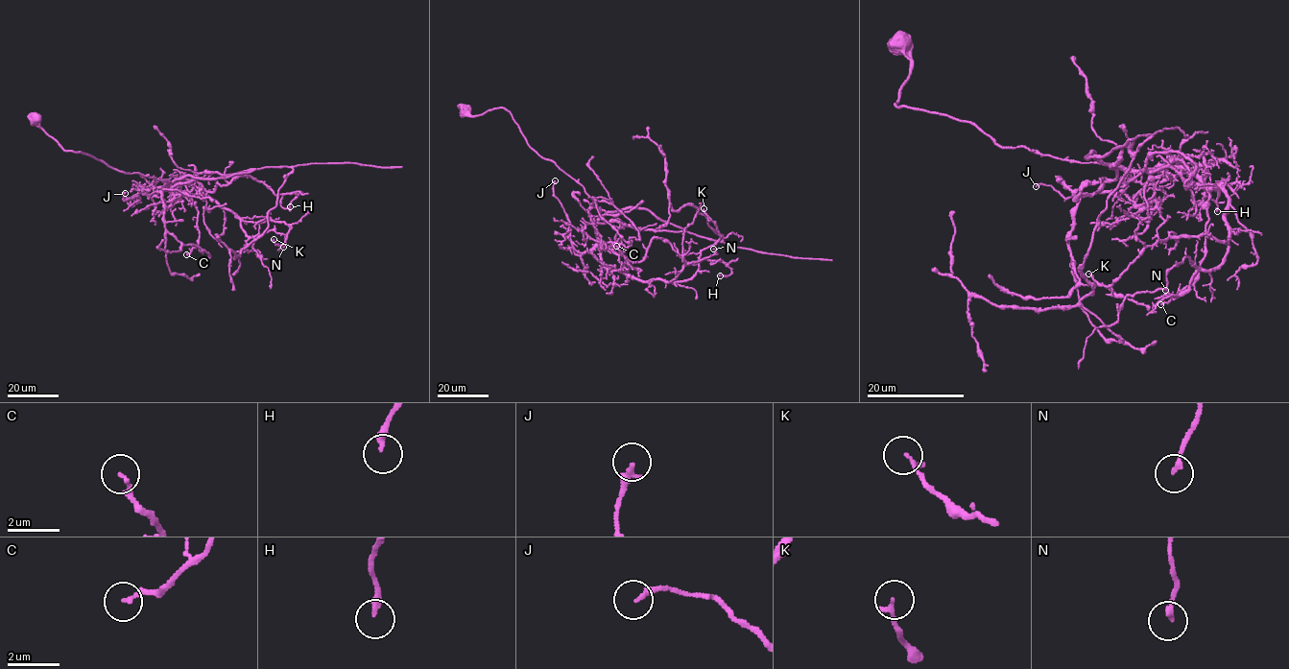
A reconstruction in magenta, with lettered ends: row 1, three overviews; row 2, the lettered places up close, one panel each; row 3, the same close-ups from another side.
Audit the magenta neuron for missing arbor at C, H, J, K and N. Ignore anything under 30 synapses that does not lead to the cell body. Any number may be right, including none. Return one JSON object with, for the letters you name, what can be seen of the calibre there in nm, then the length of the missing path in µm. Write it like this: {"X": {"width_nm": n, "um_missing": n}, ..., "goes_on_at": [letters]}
{"goes_on_at": []}

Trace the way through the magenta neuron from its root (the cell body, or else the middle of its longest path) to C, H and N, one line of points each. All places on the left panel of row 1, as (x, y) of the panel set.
C: (35, 117), (64, 150), (170, 181), (186, 193), (198, 212), (200, 233), (186, 254)
H: (35, 117), (64, 150), (125, 173), (208, 191), (250, 176), (275, 195), (301, 193), (290, 206)
N: (35, 117), (64, 150), (170, 181), (179, 193), (207, 195), (229, 209), (249, 236), (285, 234), (283, 247)

